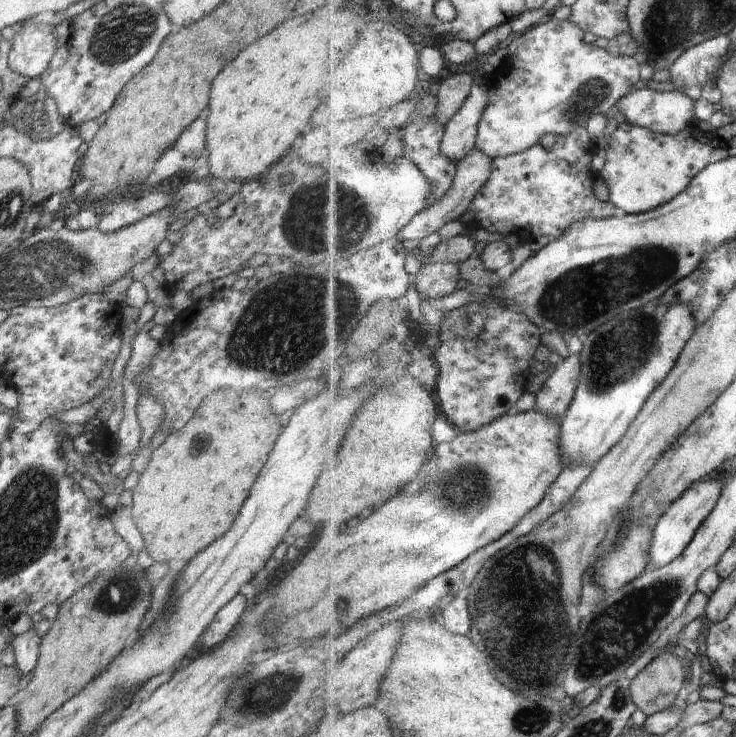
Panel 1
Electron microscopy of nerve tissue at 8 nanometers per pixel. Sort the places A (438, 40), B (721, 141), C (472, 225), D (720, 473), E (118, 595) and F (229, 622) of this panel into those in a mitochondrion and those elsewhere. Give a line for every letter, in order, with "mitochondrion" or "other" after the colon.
A: other
B: other
C: other
D: other
E: mitochondrion
F: other

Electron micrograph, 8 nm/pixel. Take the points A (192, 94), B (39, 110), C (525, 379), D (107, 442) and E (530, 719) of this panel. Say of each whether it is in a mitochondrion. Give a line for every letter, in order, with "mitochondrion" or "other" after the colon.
A: other
B: other
C: other
D: other
E: mitochondrion

